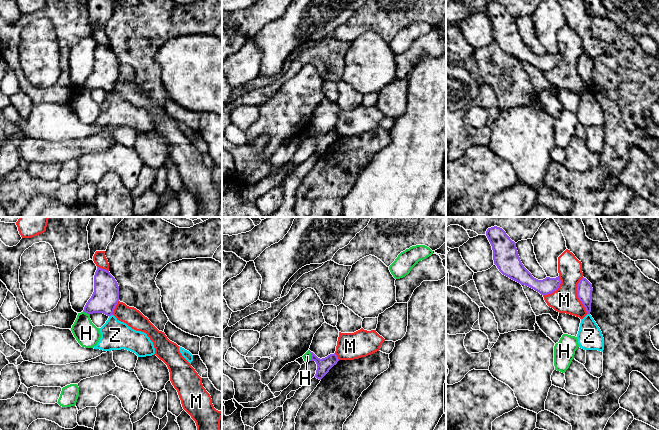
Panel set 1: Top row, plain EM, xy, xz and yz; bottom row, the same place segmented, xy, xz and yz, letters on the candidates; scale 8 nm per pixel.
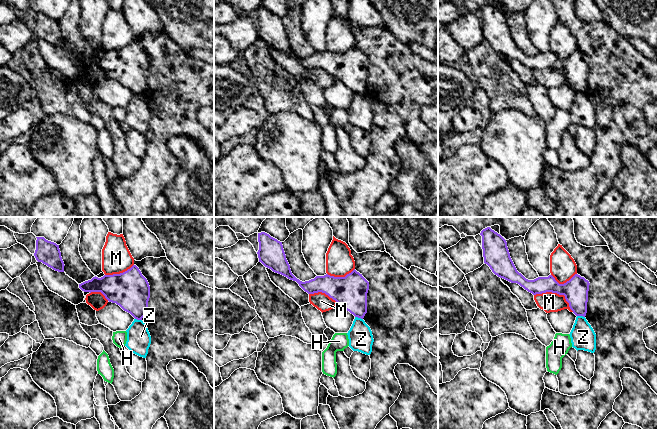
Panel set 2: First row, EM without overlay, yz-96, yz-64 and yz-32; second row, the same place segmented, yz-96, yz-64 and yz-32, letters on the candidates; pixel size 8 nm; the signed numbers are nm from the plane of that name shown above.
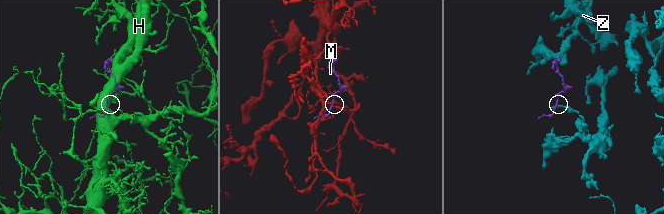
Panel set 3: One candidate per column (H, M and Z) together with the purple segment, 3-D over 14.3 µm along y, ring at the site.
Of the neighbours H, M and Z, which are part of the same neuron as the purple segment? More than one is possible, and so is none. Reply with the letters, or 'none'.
none

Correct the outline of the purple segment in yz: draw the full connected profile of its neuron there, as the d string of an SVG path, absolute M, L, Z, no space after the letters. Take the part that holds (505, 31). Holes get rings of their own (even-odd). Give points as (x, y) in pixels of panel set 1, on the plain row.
M497 2L488 4L486 12L492 22L494 40L503 51L534 65L543 72L551 70L559 64L561 60L559 52L556 54L546 53L543 56L532 52L520 36L516 19L502 4Z

